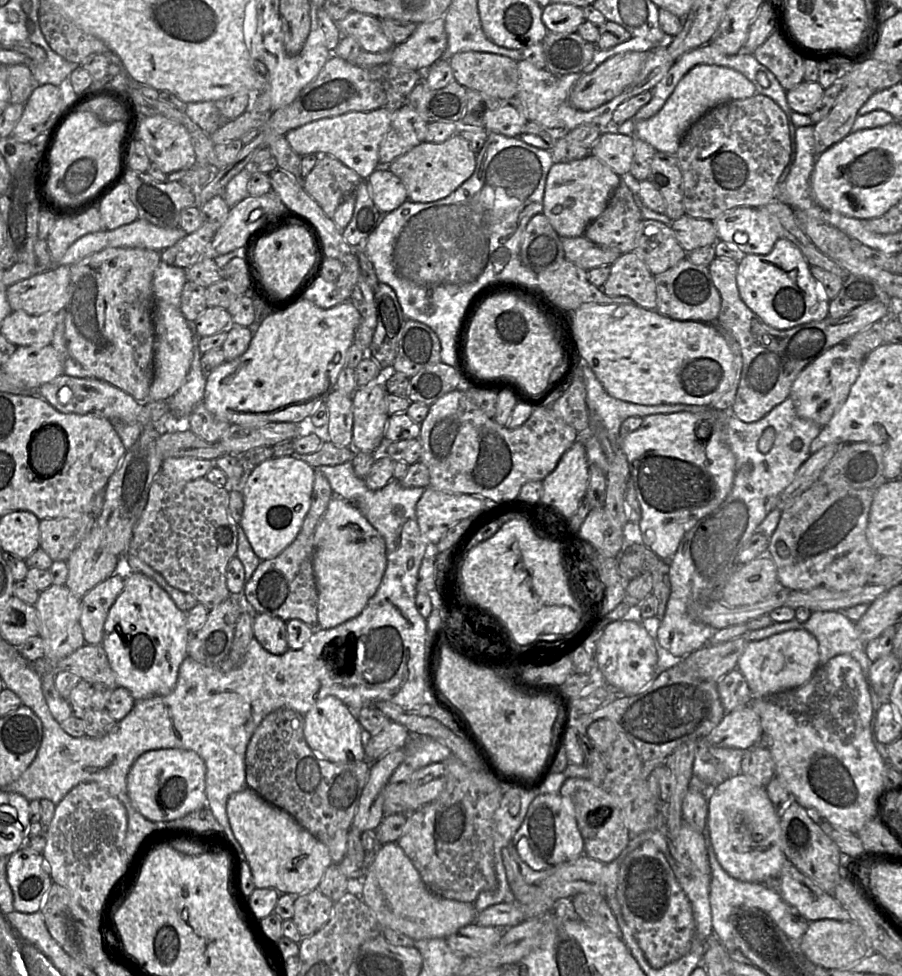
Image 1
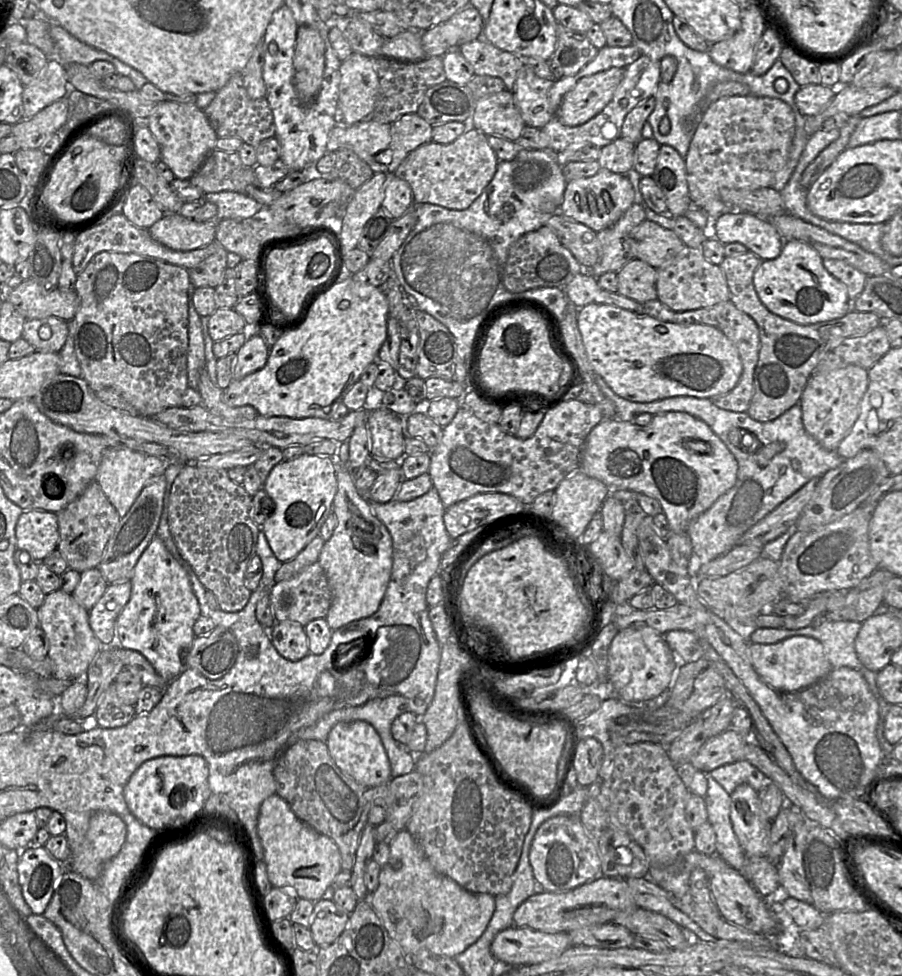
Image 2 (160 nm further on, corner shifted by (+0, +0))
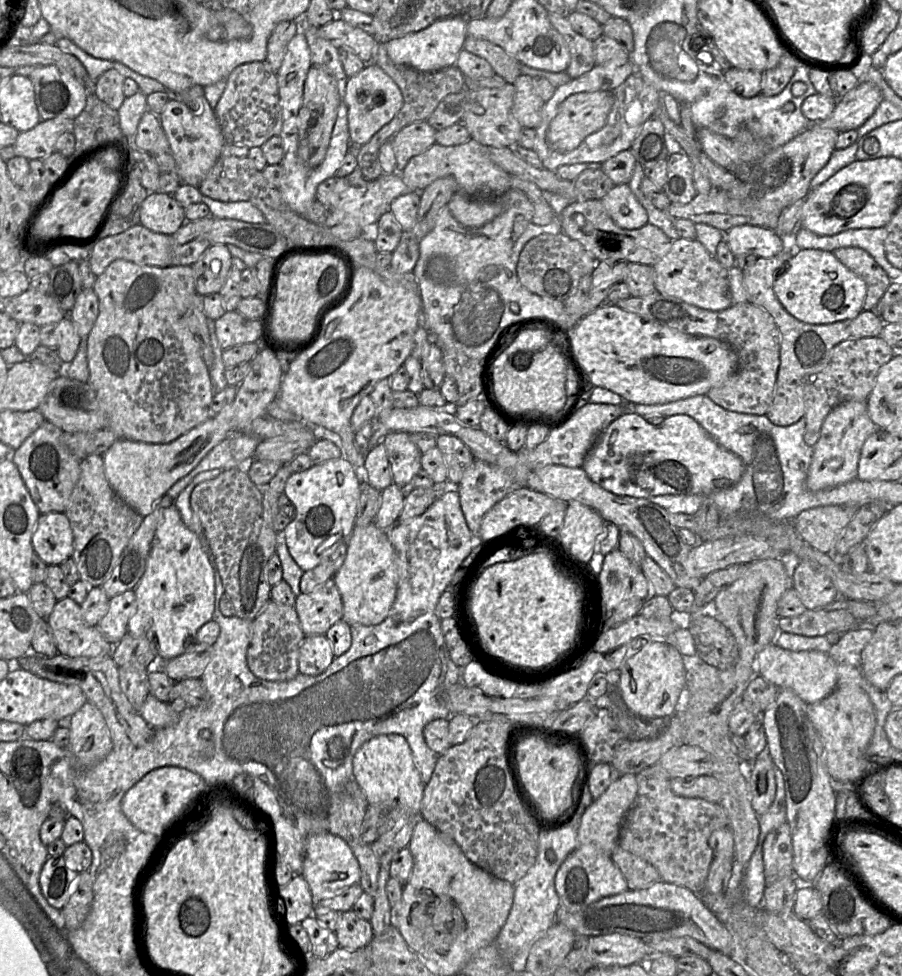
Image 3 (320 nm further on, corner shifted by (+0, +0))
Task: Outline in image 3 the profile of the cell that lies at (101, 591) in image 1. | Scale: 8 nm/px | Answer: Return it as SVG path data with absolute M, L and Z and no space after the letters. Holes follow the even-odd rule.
M134 590L118 594L110 598L109 609L97 624L97 628L110 644L116 645L127 634L128 622L135 611Z

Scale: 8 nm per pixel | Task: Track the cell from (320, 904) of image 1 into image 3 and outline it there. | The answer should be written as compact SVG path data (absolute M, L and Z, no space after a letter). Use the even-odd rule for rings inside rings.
M352 910L339 914L334 933L339 947L349 951L365 948L374 937L370 921L359 917Z

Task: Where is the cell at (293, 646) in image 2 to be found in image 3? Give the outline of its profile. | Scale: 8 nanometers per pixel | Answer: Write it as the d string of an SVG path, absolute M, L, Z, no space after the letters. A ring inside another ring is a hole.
M325 635L305 636L299 649L299 672L310 676L320 675L334 659L331 644Z

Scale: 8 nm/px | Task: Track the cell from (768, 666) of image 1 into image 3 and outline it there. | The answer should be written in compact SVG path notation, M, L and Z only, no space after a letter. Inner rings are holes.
M769 644L759 652L756 658L756 674L779 689L794 691L807 704L824 699L838 686L837 666L828 654L816 650L789 651L776 644Z

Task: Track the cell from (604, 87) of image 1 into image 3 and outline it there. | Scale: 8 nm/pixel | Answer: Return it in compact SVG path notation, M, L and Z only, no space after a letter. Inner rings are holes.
M613 91L581 92L567 97L560 105L547 130L547 142L554 150L569 152L577 148L590 134L606 123L614 103Z

